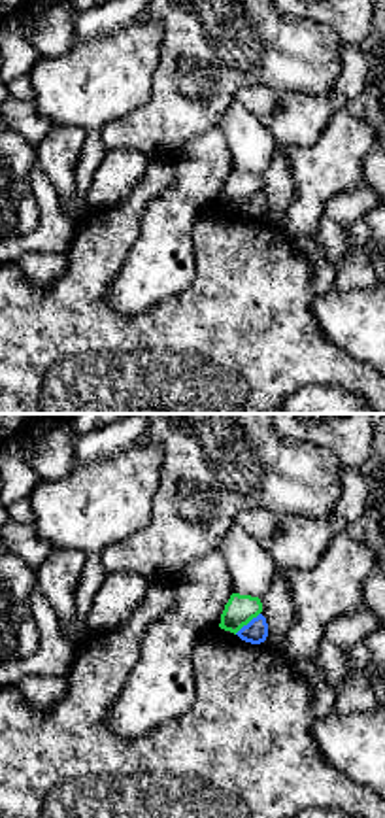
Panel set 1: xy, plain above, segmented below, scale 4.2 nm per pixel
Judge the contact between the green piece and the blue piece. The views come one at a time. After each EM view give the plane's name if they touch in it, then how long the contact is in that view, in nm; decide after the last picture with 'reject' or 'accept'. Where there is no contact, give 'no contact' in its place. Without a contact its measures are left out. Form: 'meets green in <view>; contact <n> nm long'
meets green in xy; contact 140 nm long

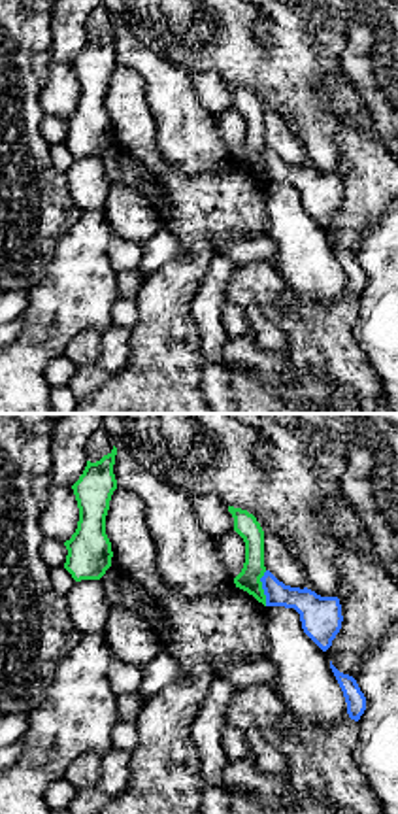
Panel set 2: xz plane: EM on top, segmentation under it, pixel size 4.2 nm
meets green in xz; contact 150 nm long

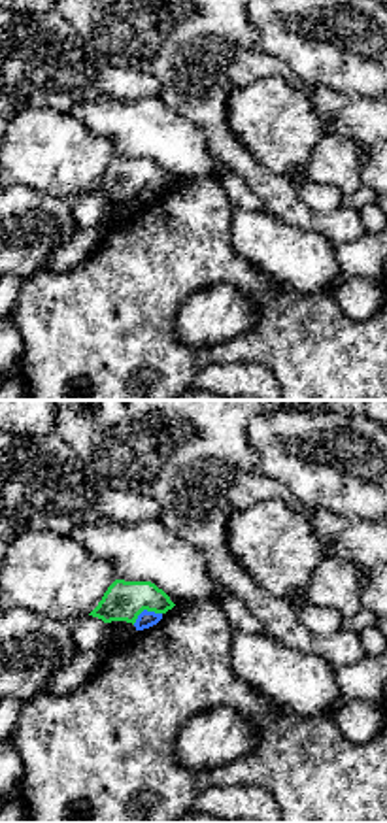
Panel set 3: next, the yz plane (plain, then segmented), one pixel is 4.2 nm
meets green in yz; contact 140 nm long

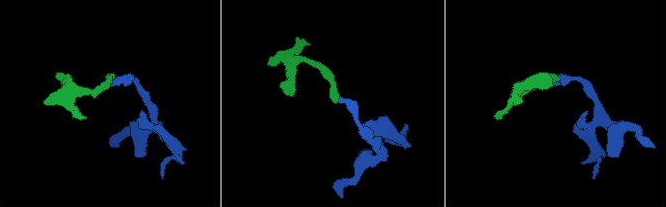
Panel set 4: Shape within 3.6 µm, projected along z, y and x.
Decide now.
reject

